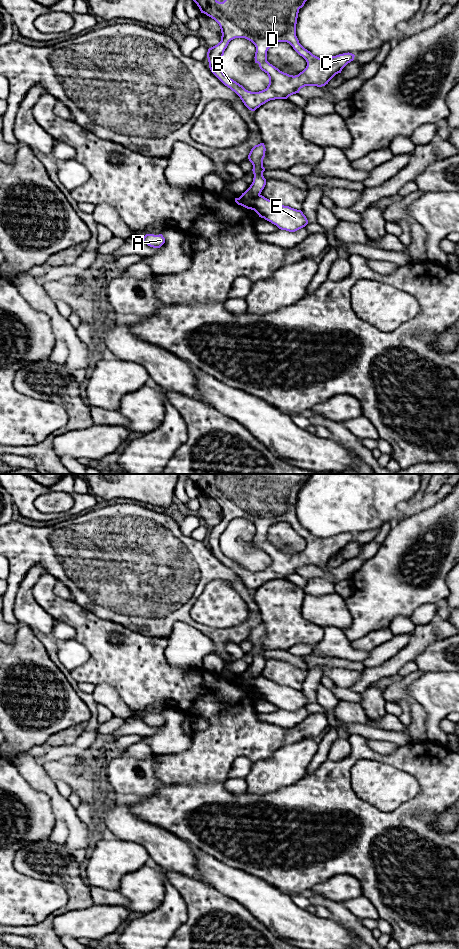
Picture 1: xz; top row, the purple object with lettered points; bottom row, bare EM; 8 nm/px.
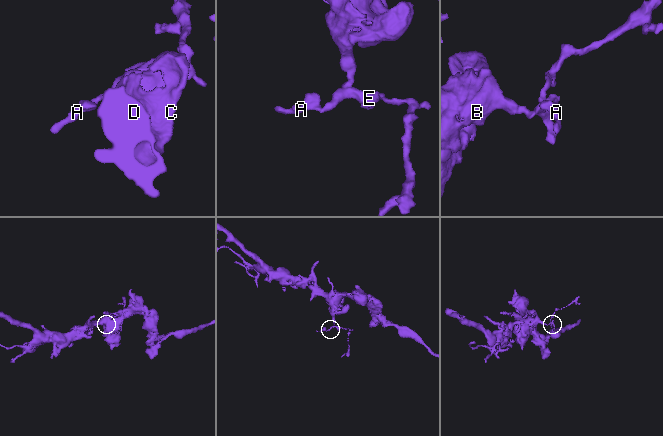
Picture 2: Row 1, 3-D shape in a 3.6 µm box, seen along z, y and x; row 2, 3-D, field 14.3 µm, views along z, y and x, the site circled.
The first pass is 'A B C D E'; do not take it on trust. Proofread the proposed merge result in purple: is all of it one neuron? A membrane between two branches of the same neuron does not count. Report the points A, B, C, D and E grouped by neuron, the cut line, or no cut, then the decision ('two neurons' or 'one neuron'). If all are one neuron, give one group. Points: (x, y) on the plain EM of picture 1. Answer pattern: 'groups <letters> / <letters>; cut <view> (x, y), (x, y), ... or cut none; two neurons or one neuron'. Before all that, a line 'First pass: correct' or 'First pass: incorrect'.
First pass: incorrect
groups A E / B C D; cut xz (259, 674), (247, 678), (240, 677); two neurons

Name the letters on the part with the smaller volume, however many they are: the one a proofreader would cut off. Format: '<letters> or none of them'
A, E

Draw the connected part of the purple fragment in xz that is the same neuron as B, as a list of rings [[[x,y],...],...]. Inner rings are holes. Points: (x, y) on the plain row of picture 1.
[[[215,474],[188,475],[197,484],[201,493],[214,499],[221,509],[221,521],[209,528],[207,532],[211,552],[225,566],[234,571],[251,591],[255,591],[270,580],[287,579],[289,576],[299,573],[300,569],[305,566],[325,566],[336,554],[341,553],[348,543],[354,540],[355,535],[349,532],[330,538],[319,538],[299,523],[296,516],[298,493],[310,474],[226,474],[223,482],[219,482]],[[235,518],[245,518],[255,525],[255,543],[258,543],[260,549],[269,557],[269,564],[266,569],[259,572],[248,571],[242,565],[227,557],[222,551],[220,540],[229,522]],[[277,522],[289,523],[306,540],[306,548],[298,555],[293,556],[284,553],[267,541],[268,529]]]

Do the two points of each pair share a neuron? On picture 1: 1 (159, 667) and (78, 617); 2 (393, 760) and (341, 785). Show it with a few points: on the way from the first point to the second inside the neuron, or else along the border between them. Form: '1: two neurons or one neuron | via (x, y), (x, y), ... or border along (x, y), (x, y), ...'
1: one neuron | via (139, 667), (120, 657), (97, 634)
2: one neuron | via (376, 756), (356, 755), (343, 768)

